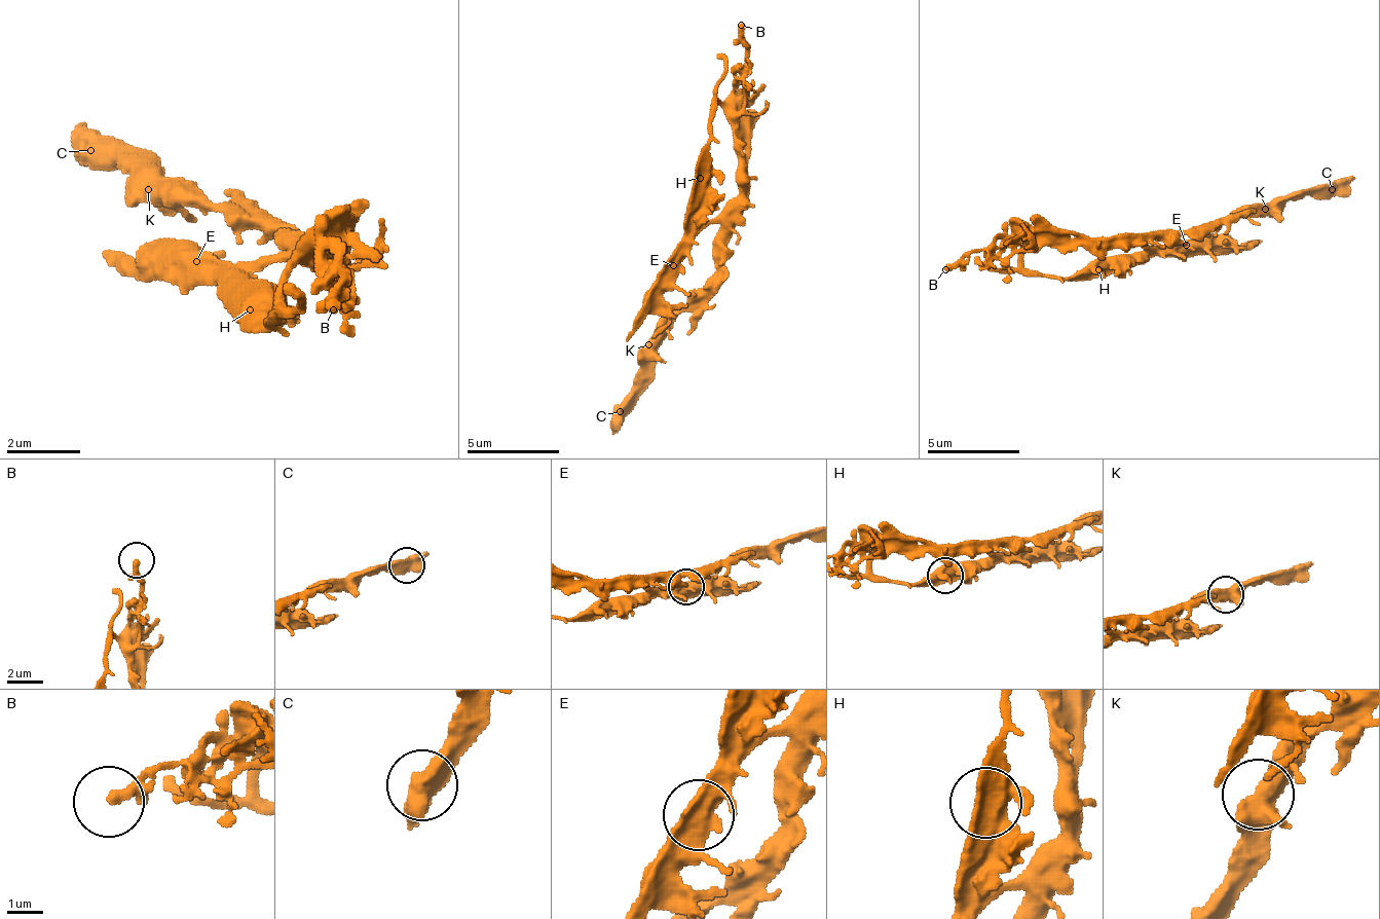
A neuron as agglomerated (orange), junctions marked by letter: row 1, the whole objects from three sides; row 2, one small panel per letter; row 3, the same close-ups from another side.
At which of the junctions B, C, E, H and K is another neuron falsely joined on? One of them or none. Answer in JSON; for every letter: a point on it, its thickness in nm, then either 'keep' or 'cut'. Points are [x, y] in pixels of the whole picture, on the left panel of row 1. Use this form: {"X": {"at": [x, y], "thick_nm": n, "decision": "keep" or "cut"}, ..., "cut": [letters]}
{"B": {"at": [333, 309], "thick_nm": 320, "decision": "keep"}, "C": {"at": [90, 150], "thick_nm": 600, "decision": "keep"}, "E": {"at": [196, 261], "thick_nm": 500, "decision": "keep"}, "H": {"at": [250, 309], "thick_nm": 480, "decision": "keep"}, "K": {"at": [148, 189], "thick_nm": 480, "decision": "keep"}, "cut": []}

